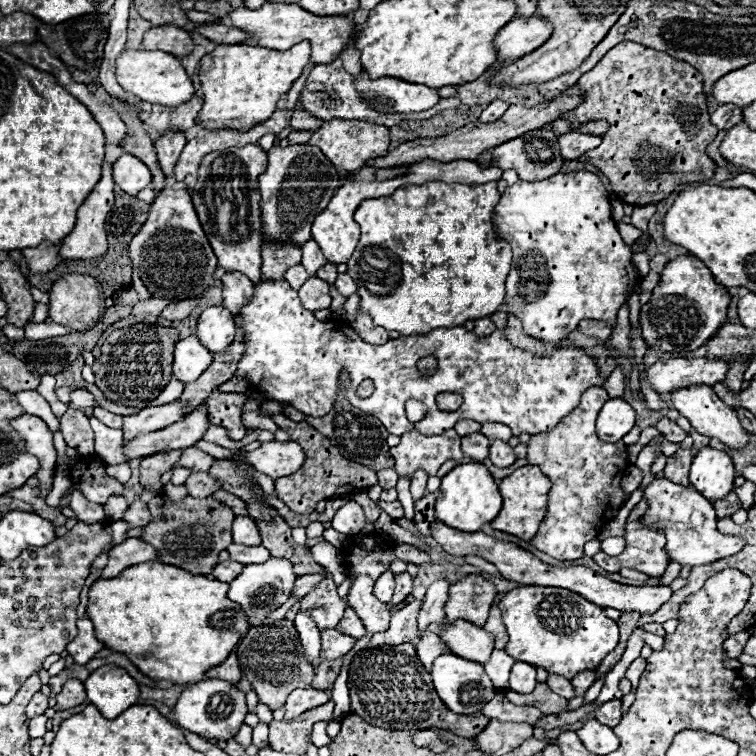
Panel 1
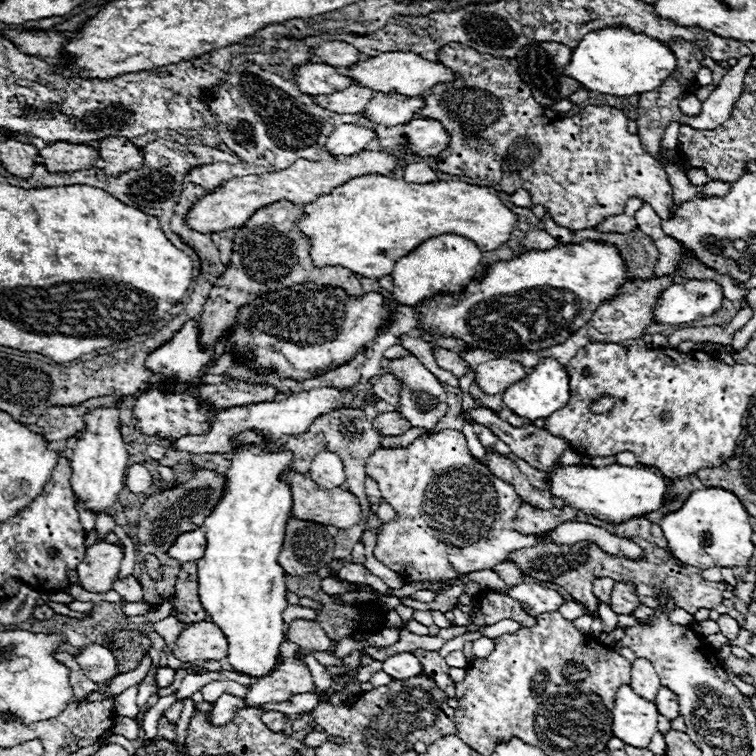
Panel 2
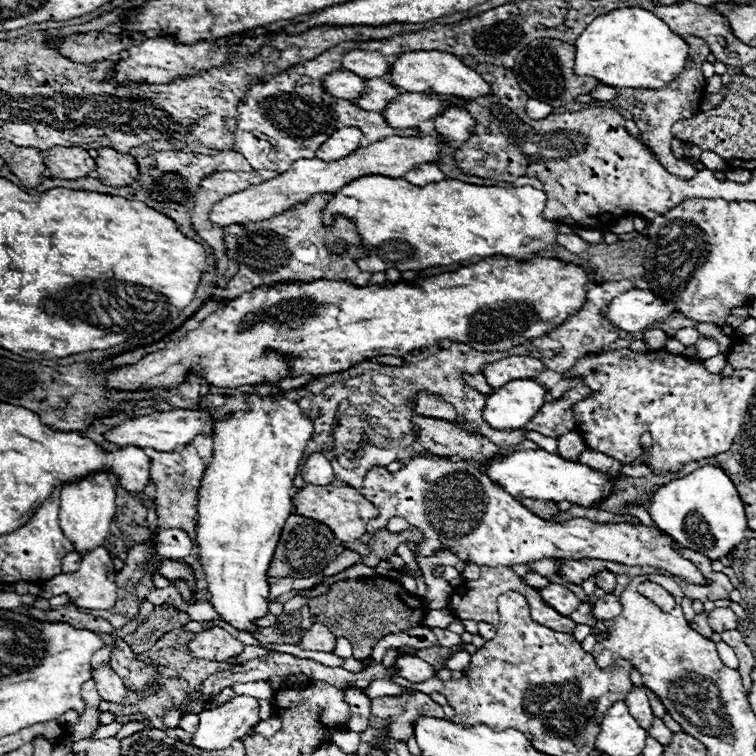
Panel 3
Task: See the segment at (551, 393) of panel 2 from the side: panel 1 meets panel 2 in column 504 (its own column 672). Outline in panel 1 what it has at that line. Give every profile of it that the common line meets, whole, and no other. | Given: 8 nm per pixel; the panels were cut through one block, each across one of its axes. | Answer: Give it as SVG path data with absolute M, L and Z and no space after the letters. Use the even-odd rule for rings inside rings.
M686 386L680 390L674 390L670 394L670 402L672 406L680 412L680 416L688 418L692 428L696 428L702 436L708 438L718 438L720 442L724 442L730 448L744 448L750 440L750 434L742 428L736 410L732 406L726 406L710 386Z

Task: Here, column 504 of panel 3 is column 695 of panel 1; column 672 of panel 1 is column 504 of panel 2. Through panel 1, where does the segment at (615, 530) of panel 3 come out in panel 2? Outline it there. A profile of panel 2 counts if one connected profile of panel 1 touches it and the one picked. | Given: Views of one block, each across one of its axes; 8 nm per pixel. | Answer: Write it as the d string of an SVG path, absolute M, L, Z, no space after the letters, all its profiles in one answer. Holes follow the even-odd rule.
M442 430L438 434L424 434L420 438L416 438L406 450L404 448L378 448L368 460L366 460L366 476L370 476L380 492L382 492L382 498L396 510L398 518L392 520L392 522L386 522L386 524L380 524L378 526L378 540L376 540L376 548L374 548L374 556L386 564L390 570L406 576L404 582L422 582L422 580L446 580L446 578L456 578L456 576L462 576L462 574L468 574L468 572L476 572L476 570L492 570L492 566L508 560L510 552L514 550L522 550L522 548L530 548L530 546L536 546L540 542L538 536L534 534L520 534L514 530L514 518L516 518L516 512L520 510L522 506L522 500L518 498L516 490L502 482L498 476L494 476L484 464L480 464L468 450L466 446L466 438L462 432L458 430Z

